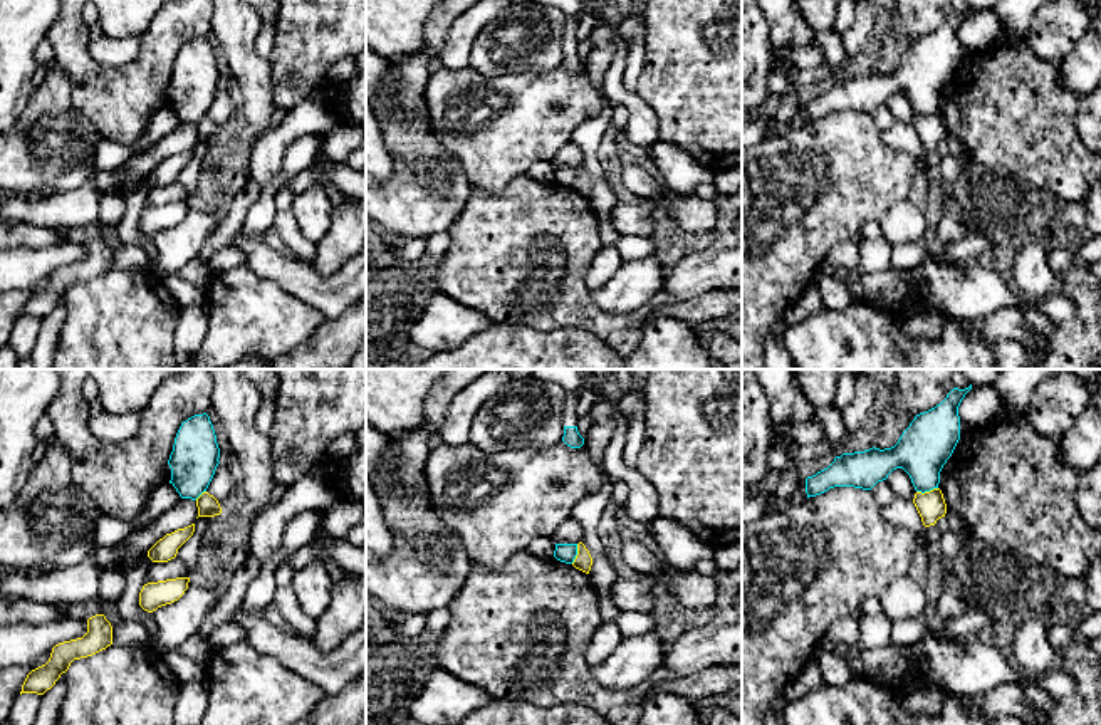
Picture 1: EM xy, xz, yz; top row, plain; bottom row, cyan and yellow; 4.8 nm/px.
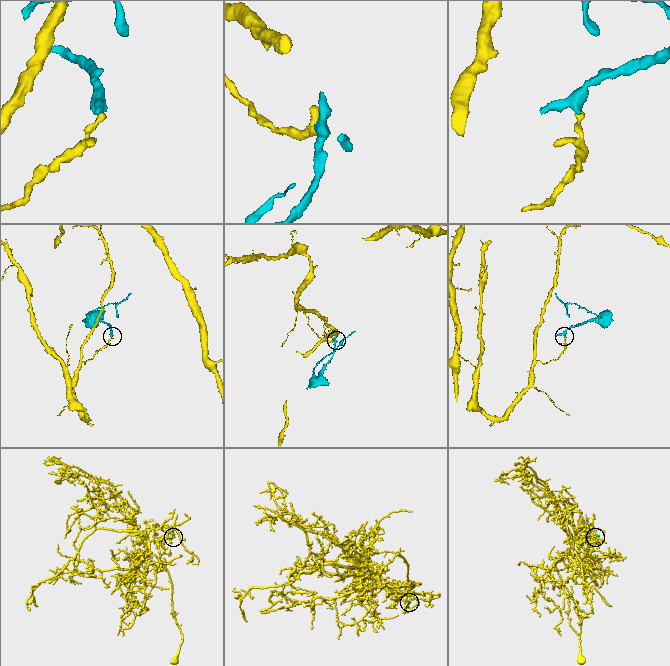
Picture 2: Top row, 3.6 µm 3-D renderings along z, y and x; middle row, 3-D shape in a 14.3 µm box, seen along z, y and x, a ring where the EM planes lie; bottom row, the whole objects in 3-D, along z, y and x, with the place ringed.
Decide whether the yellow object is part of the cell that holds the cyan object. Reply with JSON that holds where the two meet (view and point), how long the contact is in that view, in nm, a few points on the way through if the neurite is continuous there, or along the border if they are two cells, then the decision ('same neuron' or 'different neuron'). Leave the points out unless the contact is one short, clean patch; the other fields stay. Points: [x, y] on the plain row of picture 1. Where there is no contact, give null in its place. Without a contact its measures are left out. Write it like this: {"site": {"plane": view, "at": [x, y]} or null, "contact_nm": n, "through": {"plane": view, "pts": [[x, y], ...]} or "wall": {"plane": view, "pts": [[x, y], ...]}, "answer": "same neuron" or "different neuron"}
{"site": {"plane": "yz", "at": [927, 114]}, "contact_nm": 110, "wall": {"plane": "yz", "pts": [[937, 111], [917, 116]]}, "answer": "different neuron"}

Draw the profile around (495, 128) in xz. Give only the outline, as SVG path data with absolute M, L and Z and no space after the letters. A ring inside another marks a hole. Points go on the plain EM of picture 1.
M562 64L539 72L487 77L472 67L438 69L428 79L425 106L433 136L460 163L473 190L500 193L539 161L552 161L586 121L611 107L604 87L596 89L584 69L571 72Z

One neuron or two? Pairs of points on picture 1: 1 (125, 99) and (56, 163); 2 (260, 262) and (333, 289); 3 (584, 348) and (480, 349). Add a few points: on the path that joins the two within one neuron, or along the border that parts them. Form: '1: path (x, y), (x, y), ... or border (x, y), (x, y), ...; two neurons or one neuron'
1: border (73, 94), (73, 104), (101, 136); two neurons
2: path (279, 267), (314, 289); one neuron
3: path (559, 351), (506, 351); one neuron

